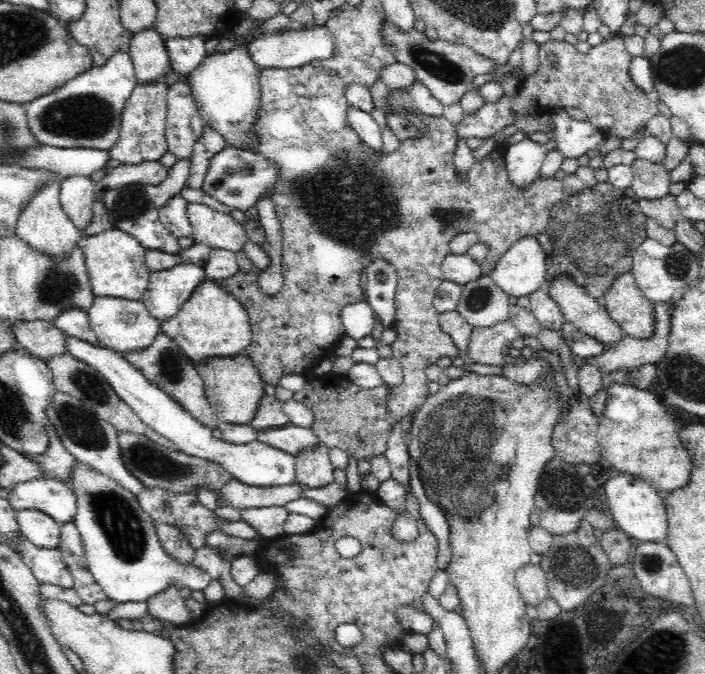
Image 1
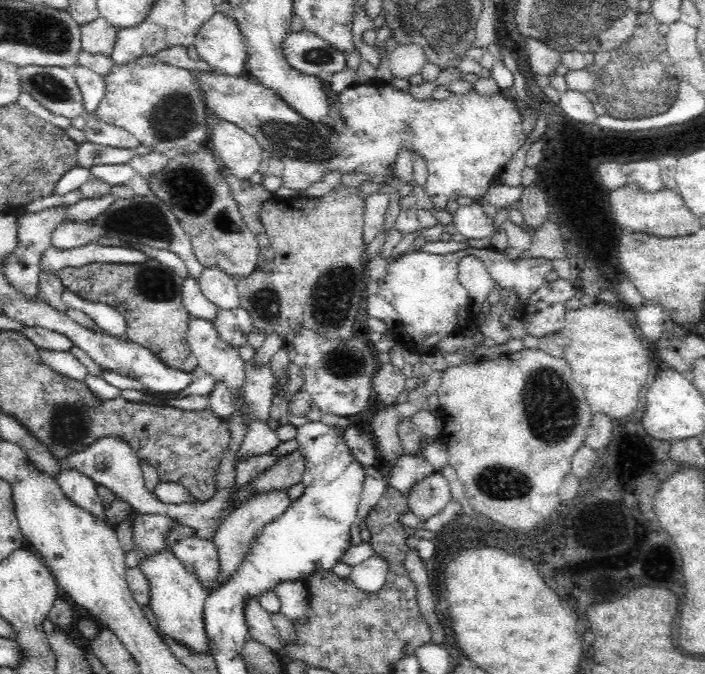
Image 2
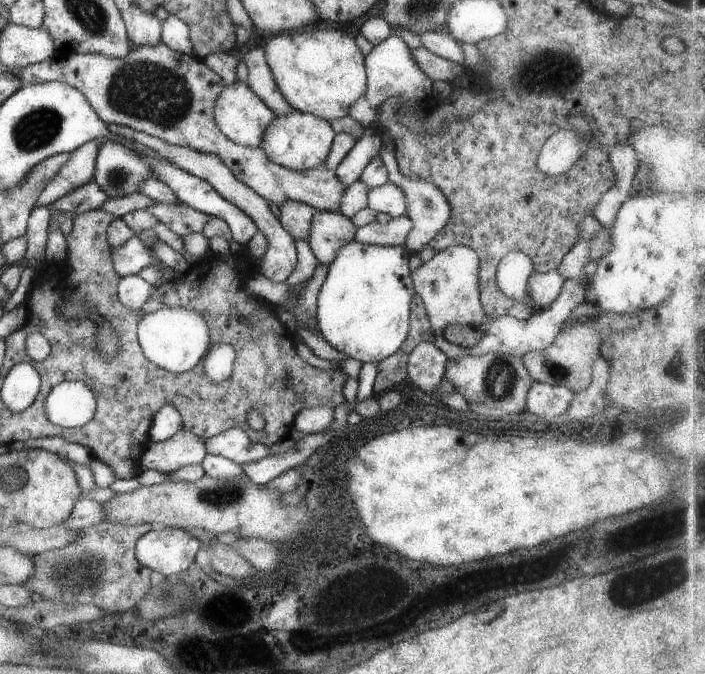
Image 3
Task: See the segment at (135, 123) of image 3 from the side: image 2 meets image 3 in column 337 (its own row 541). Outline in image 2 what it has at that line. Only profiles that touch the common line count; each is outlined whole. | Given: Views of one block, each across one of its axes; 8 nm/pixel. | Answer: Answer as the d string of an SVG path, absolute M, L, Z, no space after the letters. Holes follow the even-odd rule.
M192 535L174 544L172 552L180 561L192 563L194 573L207 593L216 589L220 576L220 559L214 542L198 540Z

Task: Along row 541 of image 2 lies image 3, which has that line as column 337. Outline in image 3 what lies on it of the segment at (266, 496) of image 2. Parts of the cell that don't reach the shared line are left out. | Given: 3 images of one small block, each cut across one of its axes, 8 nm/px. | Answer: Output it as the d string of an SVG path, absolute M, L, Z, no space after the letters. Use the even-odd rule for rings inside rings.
M315 211L306 241L318 262L328 266L337 250L354 240L355 231L355 226L346 216Z

